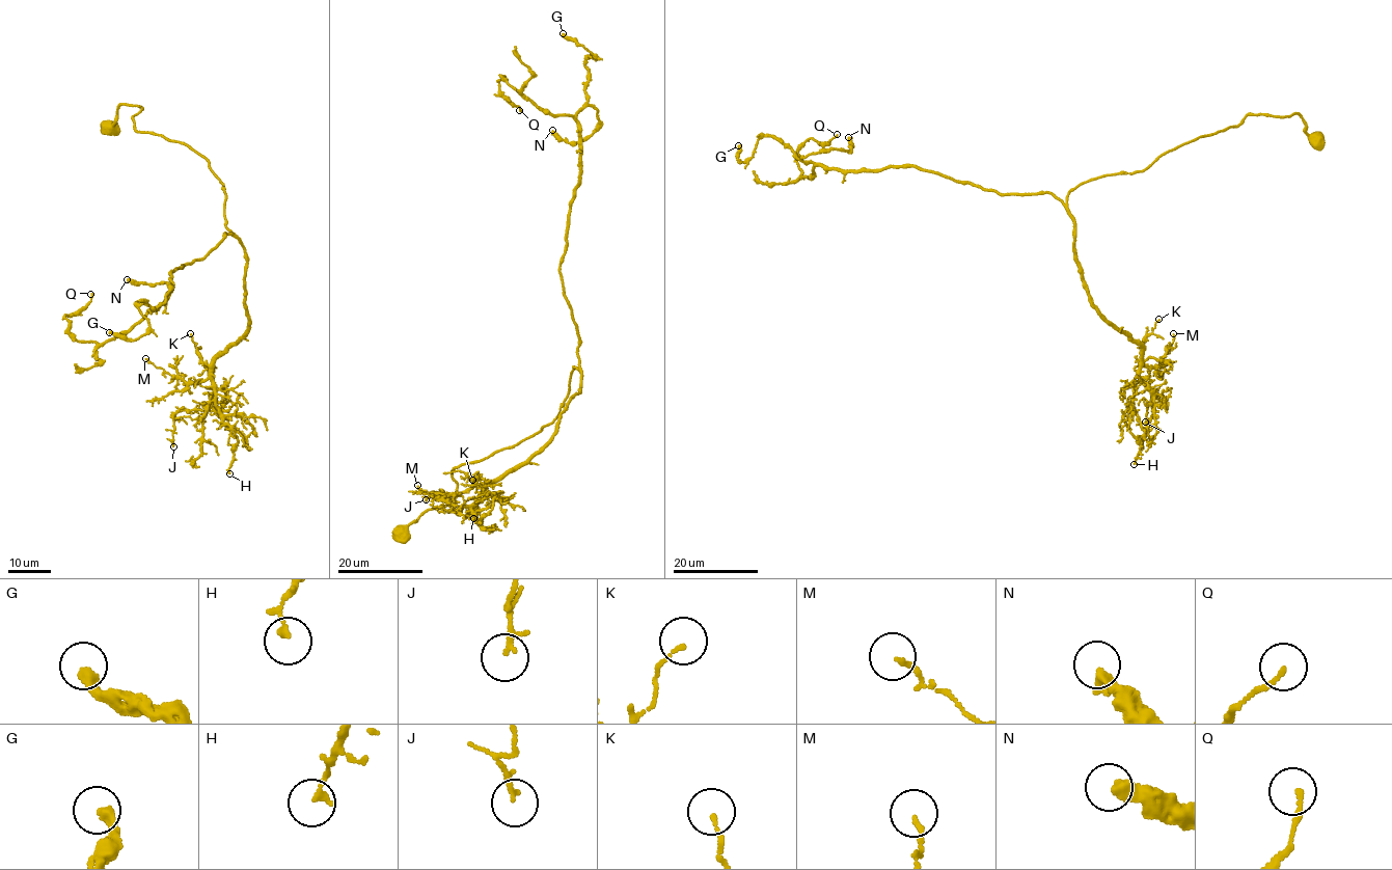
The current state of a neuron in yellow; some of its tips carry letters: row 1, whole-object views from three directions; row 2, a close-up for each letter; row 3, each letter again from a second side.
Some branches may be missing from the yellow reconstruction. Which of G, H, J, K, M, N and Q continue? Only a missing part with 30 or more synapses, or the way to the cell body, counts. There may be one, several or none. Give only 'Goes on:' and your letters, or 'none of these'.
Goes on: none of these

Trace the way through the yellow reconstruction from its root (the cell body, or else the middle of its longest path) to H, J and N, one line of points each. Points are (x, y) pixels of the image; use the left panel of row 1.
H: (108, 128), (141, 107), (136, 131), (223, 186), (249, 326), (212, 372), (229, 473)
J: (108, 128), (137, 105), (205, 157), (245, 251), (249, 327), (173, 446)
N: (108, 128), (137, 105), (136, 131), (205, 157), (235, 236), (171, 271), (153, 311), (169, 283), (127, 279)

